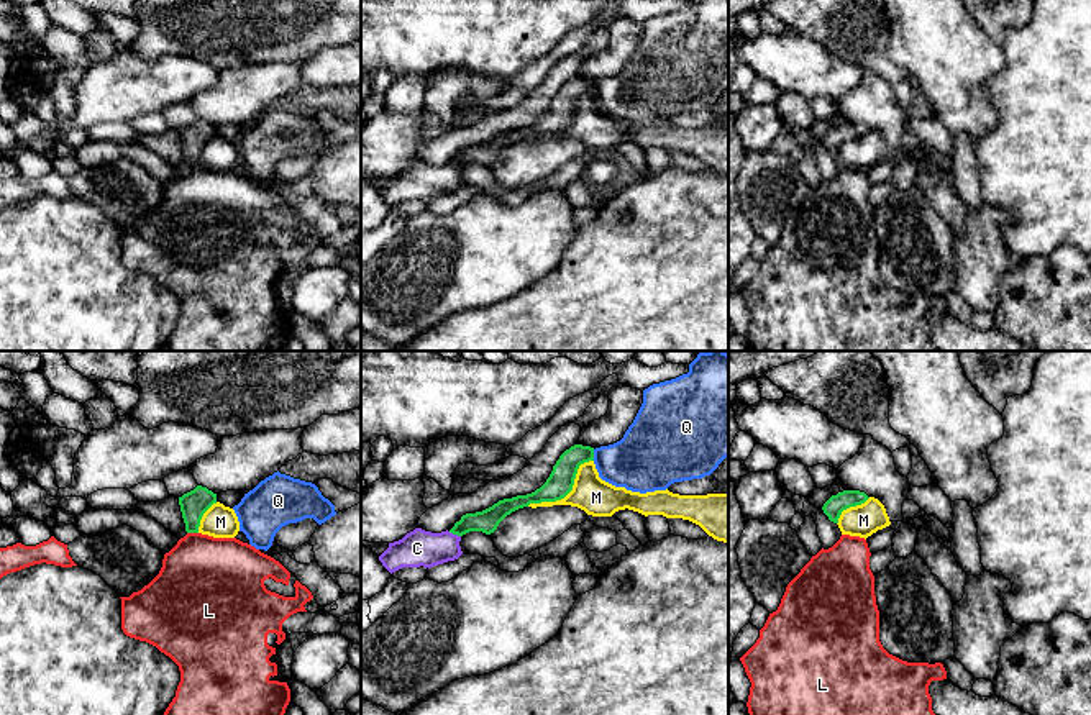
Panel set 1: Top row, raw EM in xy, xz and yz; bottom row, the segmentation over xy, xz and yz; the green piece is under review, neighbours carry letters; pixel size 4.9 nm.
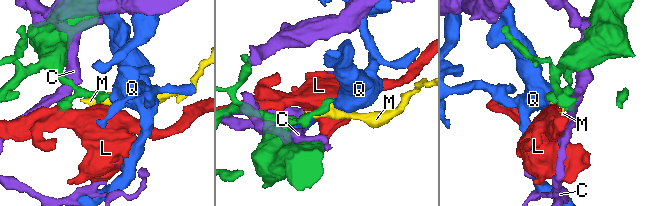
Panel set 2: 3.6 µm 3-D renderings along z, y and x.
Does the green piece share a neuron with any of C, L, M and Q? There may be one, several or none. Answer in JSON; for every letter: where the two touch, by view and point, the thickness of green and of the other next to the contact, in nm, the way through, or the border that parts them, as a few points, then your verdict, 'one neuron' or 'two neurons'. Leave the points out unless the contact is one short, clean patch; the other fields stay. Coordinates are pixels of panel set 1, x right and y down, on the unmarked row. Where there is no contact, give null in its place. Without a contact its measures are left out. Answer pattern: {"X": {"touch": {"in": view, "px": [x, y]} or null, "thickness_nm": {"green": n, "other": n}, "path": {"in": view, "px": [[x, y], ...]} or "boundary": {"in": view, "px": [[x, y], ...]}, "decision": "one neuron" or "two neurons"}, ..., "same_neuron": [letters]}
{"C": {"touch": {"in": "xz", "px": [455, 166]}, "thickness_nm": {"green": 120, "other": 180}, "decision": "two neurons"}, "L": {"touch": {"in": "xy", "px": [192, 164]}, "thickness_nm": {"green": 140, "other": 440}, "decision": "two neurons"}, "M": {"touch": {"in": "xz", "px": [566, 127]}, "thickness_nm": {"green": 130, "other": 180}, "boundary": {"in": "xz", "px": [[593, 92], [579, 99], [573, 120], [563, 130], [527, 138]]}, "decision": "two neurons"}, "Q": {"touch": {"in": "xz", "px": [593, 87]}, "thickness_nm": {"green": 130, "other": 300}, "boundary": {"in": "xz", "px": [[593, 82], [594, 92]]}, "decision": "two neurons"}, "same_neuron": []}

